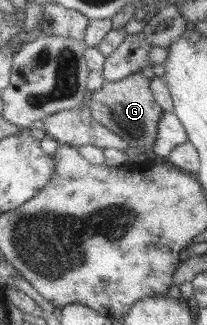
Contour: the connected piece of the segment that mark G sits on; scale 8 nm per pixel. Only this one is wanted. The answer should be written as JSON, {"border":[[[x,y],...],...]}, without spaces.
{"border":[[[140,72],[127,75],[115,82],[105,81],[101,88],[92,91],[85,103],[89,106],[89,114],[95,122],[99,122],[101,126],[105,126],[113,134],[123,138],[127,142],[127,147],[139,148],[141,152],[147,154],[152,151],[157,122],[163,112],[153,98],[149,83],[150,79]]]}

